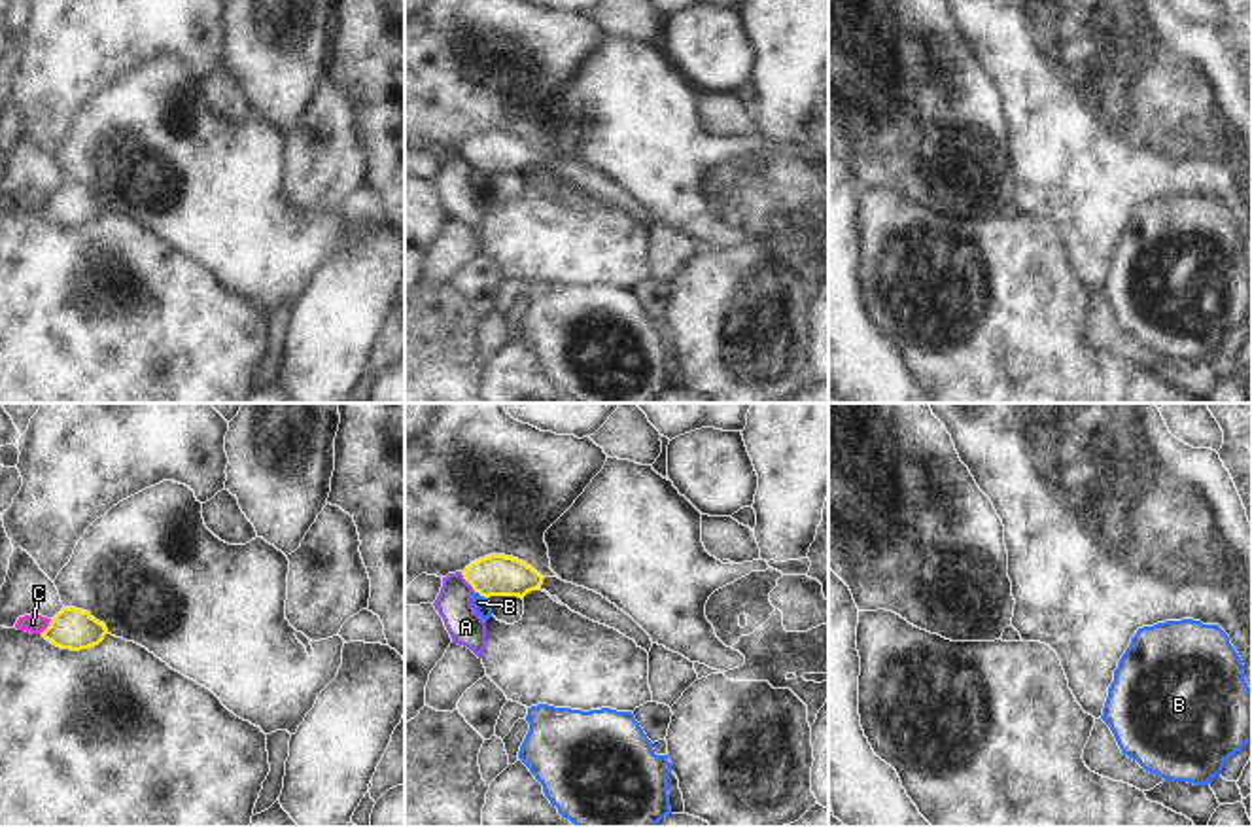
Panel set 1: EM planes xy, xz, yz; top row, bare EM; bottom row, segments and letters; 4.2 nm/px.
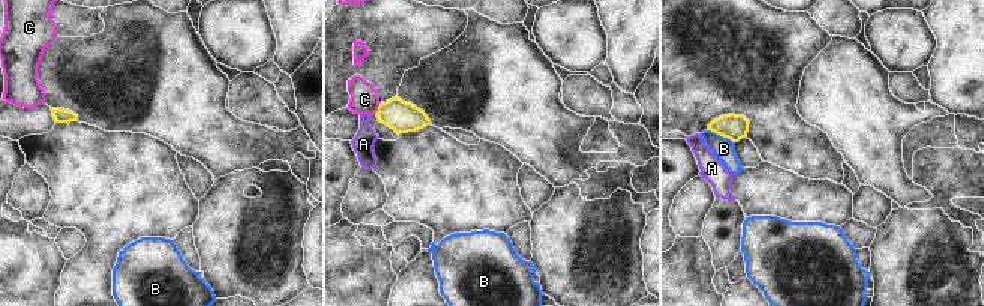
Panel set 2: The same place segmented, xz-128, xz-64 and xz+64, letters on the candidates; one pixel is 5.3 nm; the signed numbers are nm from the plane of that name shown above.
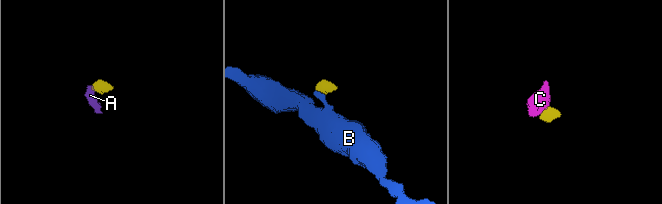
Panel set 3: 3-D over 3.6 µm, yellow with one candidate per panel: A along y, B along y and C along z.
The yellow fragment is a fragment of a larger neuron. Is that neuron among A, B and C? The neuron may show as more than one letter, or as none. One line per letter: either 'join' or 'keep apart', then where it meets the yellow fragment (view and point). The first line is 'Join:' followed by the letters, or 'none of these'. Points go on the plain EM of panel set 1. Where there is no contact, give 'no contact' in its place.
Join: none of these
A: keep apart; meets yellow in xz at (466, 156)
B: keep apart; meets yellow in xz at (481, 171)
C: keep apart; meets yellow in xy at (48, 203)

